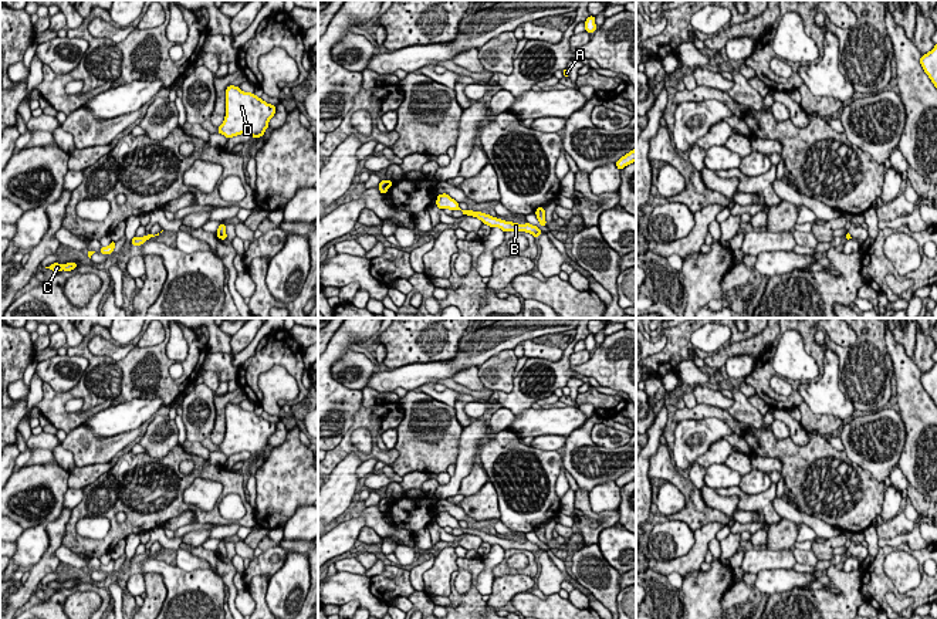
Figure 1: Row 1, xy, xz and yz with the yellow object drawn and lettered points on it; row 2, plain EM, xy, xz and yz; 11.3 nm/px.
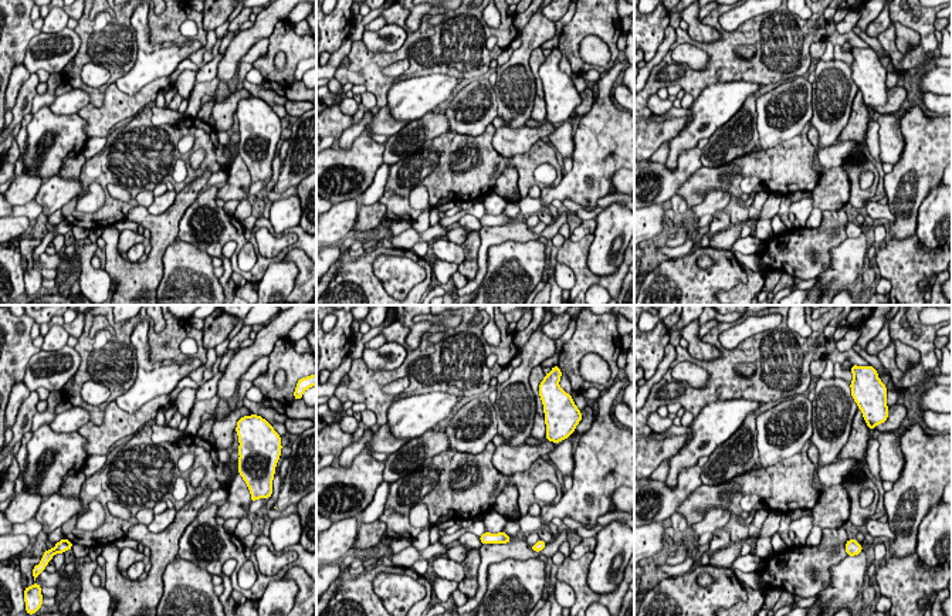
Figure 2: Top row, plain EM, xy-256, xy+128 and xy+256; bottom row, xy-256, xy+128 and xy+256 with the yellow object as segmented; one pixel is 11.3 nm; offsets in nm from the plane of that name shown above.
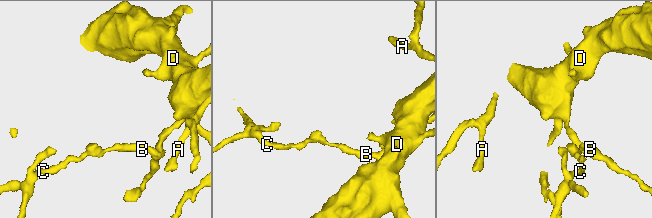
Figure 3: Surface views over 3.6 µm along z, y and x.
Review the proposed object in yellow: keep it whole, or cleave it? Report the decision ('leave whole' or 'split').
leave whole

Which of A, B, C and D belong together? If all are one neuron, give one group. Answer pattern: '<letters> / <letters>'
A B C D

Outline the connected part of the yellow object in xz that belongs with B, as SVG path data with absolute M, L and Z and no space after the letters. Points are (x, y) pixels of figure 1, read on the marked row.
M461 210L464 216L473 216L483 221L483 224L487 224L490 227L500 227L504 233L507 231L527 231L531 233L535 239L542 233L537 226L532 226L530 223L518 224L513 221L500 220L497 217L491 217L490 214L481 213L481 212L473 212L473 210Z

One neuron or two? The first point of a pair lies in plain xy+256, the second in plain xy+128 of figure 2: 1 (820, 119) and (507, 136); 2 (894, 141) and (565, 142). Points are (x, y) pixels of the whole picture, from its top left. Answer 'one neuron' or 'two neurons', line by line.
1: two neurons
2: one neuron

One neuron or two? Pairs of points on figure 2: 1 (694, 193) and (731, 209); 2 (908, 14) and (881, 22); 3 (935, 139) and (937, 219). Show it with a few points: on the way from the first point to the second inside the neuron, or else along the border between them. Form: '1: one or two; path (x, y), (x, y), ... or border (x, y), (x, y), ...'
1: one; path (708, 183), (724, 183), (734, 195)
2: two; border (888, 14), (893, 22), (912, 29), (920, 37)
3: two; border (937, 185), (922, 200), (918, 215)

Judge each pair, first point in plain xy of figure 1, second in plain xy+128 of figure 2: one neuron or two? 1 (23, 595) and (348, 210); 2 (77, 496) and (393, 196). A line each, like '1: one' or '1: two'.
1: two
2: two

